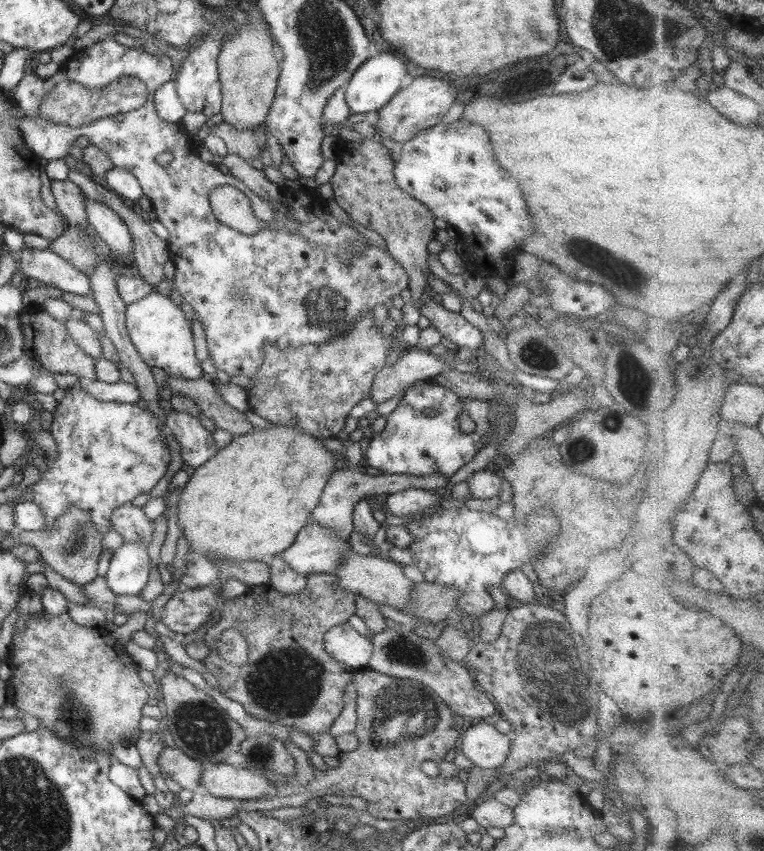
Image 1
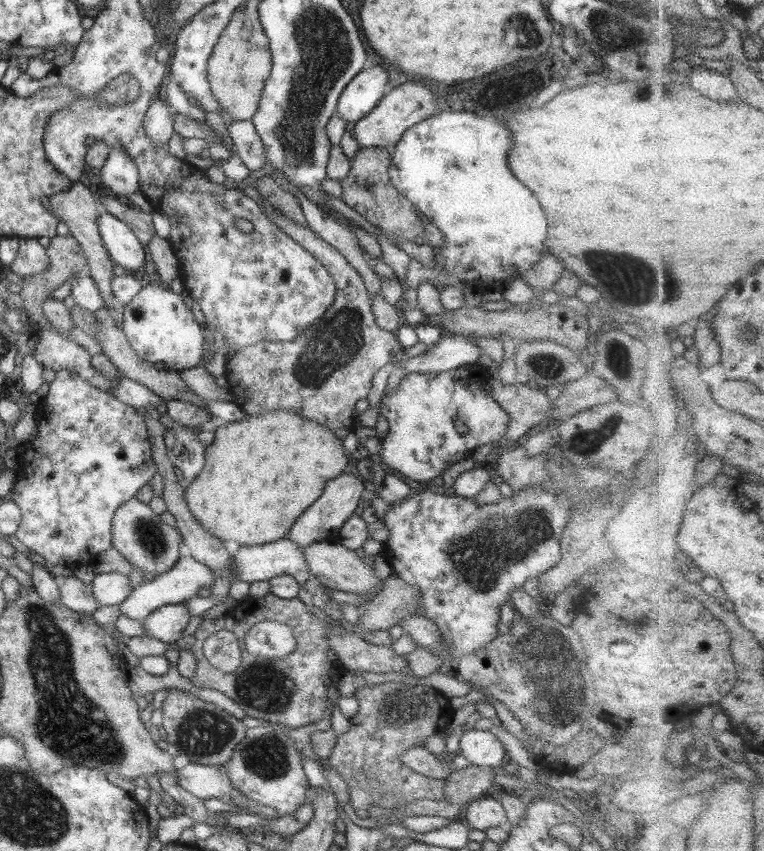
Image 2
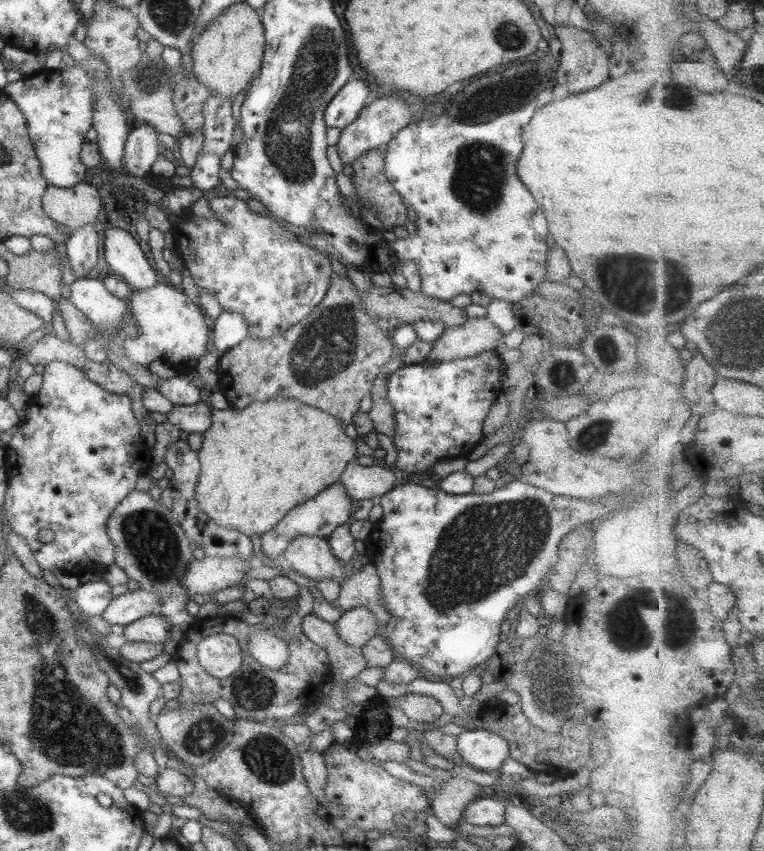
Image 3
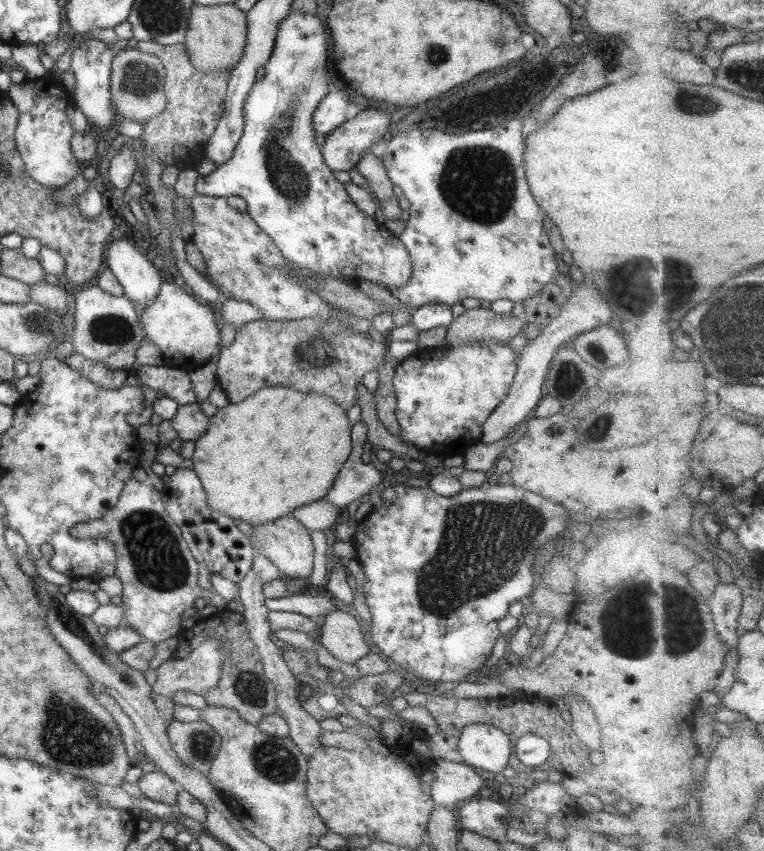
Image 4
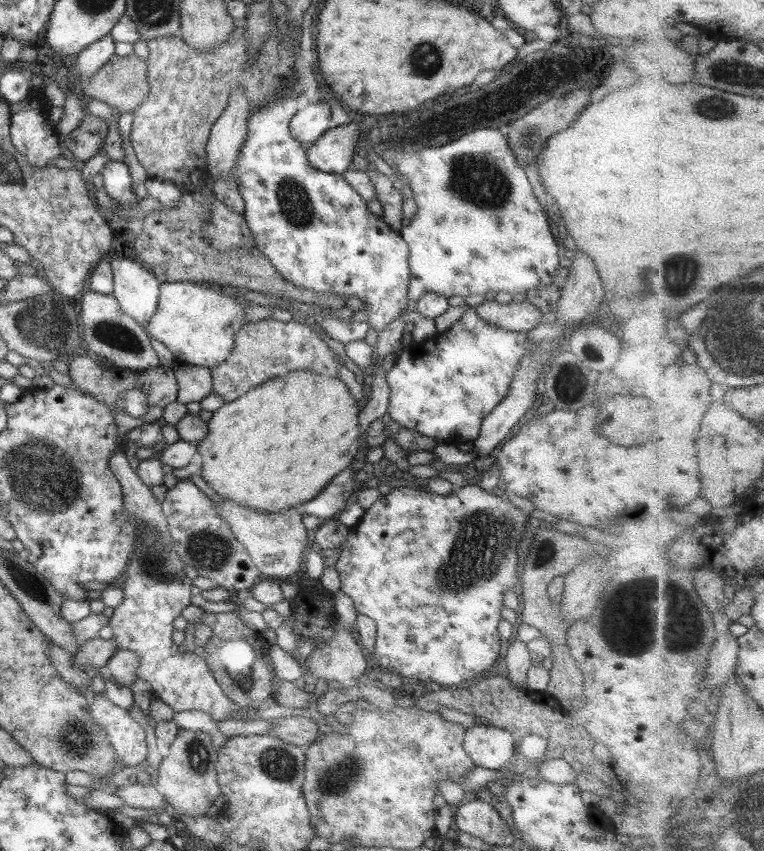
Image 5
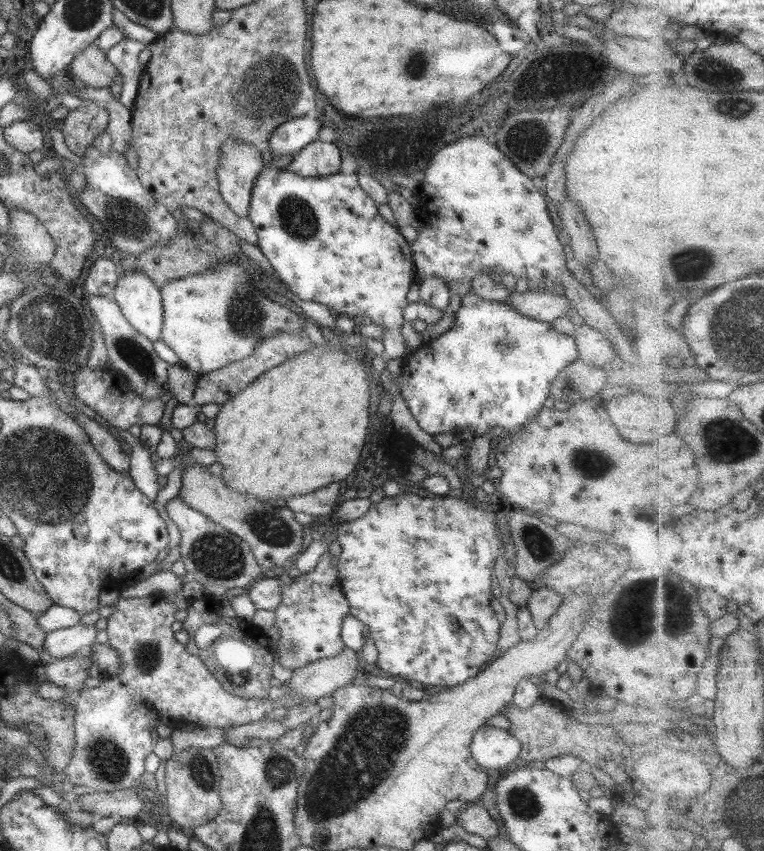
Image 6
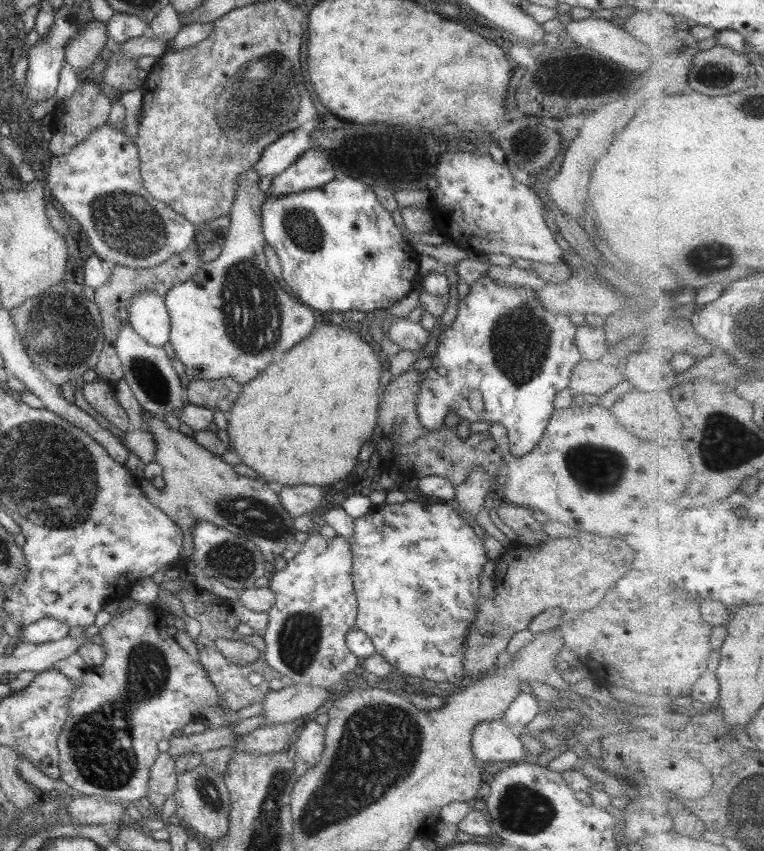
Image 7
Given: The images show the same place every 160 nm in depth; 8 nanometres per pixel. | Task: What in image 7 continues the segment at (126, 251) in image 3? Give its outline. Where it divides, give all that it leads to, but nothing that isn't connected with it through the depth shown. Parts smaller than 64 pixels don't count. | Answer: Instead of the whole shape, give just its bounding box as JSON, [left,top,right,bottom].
[128,291,170,347]

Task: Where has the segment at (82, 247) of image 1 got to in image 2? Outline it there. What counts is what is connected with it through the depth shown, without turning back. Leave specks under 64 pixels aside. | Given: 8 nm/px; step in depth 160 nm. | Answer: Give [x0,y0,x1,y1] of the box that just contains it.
[20,235,86,330]

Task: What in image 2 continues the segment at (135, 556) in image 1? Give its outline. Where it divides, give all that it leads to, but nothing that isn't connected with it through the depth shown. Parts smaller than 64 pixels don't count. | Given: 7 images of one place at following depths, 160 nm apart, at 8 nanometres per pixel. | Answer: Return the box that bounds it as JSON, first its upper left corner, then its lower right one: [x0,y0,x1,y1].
[91,572,131,606]

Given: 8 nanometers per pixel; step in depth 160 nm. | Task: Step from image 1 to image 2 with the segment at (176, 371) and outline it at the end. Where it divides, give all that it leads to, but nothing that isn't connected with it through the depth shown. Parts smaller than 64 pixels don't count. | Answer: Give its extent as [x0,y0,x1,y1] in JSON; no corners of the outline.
[121,281,203,372]

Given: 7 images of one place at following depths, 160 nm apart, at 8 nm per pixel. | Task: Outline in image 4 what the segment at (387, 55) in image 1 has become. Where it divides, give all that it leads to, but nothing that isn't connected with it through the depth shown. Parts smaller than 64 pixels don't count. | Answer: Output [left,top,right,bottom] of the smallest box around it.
[311,90,349,136]

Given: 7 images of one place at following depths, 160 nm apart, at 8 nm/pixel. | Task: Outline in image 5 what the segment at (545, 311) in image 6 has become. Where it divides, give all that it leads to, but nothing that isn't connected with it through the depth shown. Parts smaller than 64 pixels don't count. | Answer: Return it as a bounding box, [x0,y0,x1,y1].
[474,298,542,333]

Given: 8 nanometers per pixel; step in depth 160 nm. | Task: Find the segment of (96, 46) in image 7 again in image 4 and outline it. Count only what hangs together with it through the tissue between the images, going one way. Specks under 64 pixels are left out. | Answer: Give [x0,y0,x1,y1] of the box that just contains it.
[110,46,166,124]

